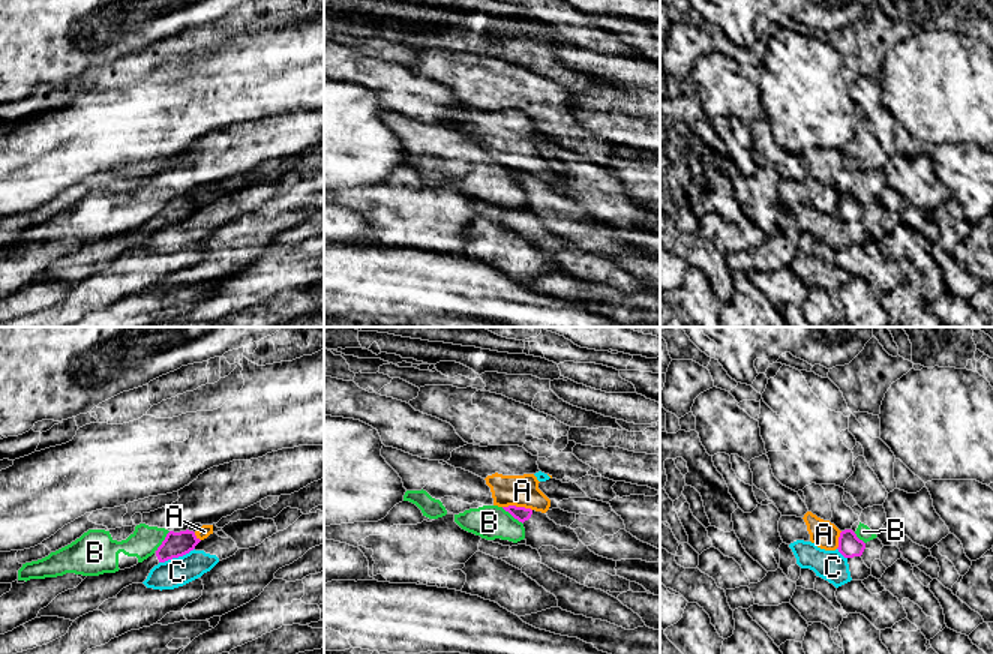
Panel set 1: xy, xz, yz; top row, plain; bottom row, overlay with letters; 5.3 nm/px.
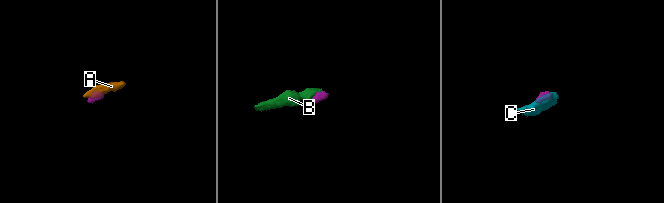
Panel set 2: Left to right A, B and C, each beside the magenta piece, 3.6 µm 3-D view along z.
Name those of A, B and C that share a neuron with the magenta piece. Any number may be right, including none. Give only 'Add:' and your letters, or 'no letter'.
Add: no letter

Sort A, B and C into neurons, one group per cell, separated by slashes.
A / B / C

